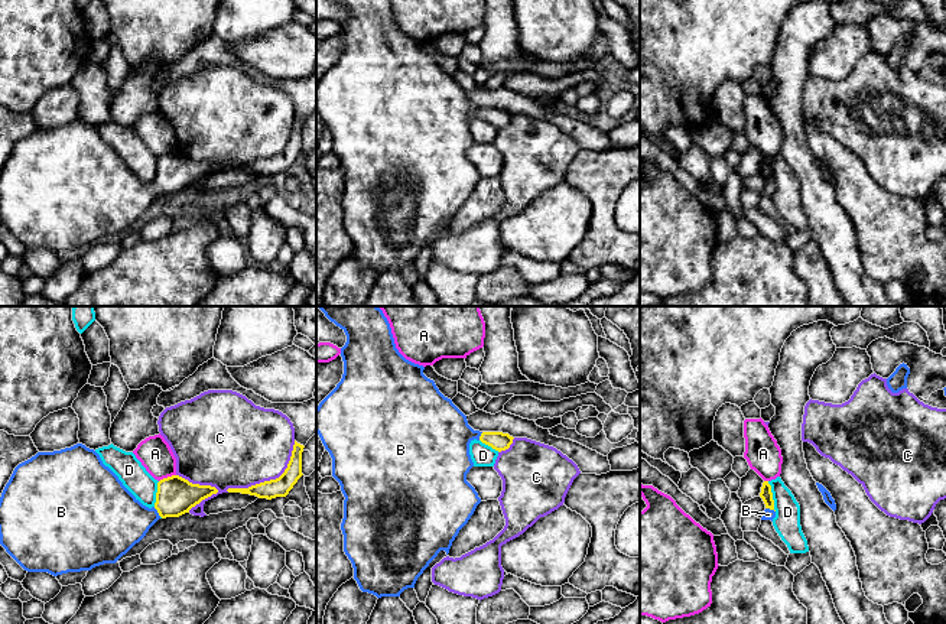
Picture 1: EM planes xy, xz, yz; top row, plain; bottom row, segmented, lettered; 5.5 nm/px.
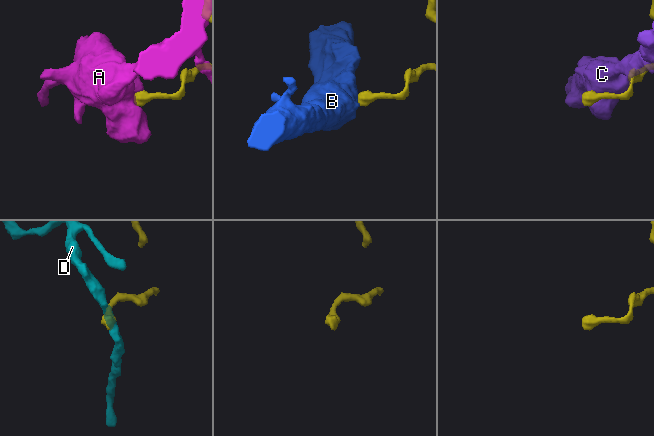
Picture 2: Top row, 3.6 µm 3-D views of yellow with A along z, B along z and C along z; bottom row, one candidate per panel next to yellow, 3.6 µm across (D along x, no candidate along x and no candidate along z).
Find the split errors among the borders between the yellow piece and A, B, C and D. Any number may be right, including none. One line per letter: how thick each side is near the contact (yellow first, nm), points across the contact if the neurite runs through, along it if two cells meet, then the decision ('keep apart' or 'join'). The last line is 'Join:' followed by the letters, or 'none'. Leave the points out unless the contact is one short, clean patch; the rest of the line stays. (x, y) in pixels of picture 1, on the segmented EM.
A: 220 nm thick on the yellow side, 190 nm on the other; border along xy (175, 474), (159, 481); keep apart
B: 220 nm thick on the yellow side, 340 nm on the other; runs through xy (176, 496), (158, 512), (148, 517), (114, 520); join
C: 110 nm thick on the yellow side, 460 nm on the other; keep apart
D: 70 nm thick on the yellow side, 140 nm on the other; border along yz (767, 481), (776, 510); keep apart
Join: B

